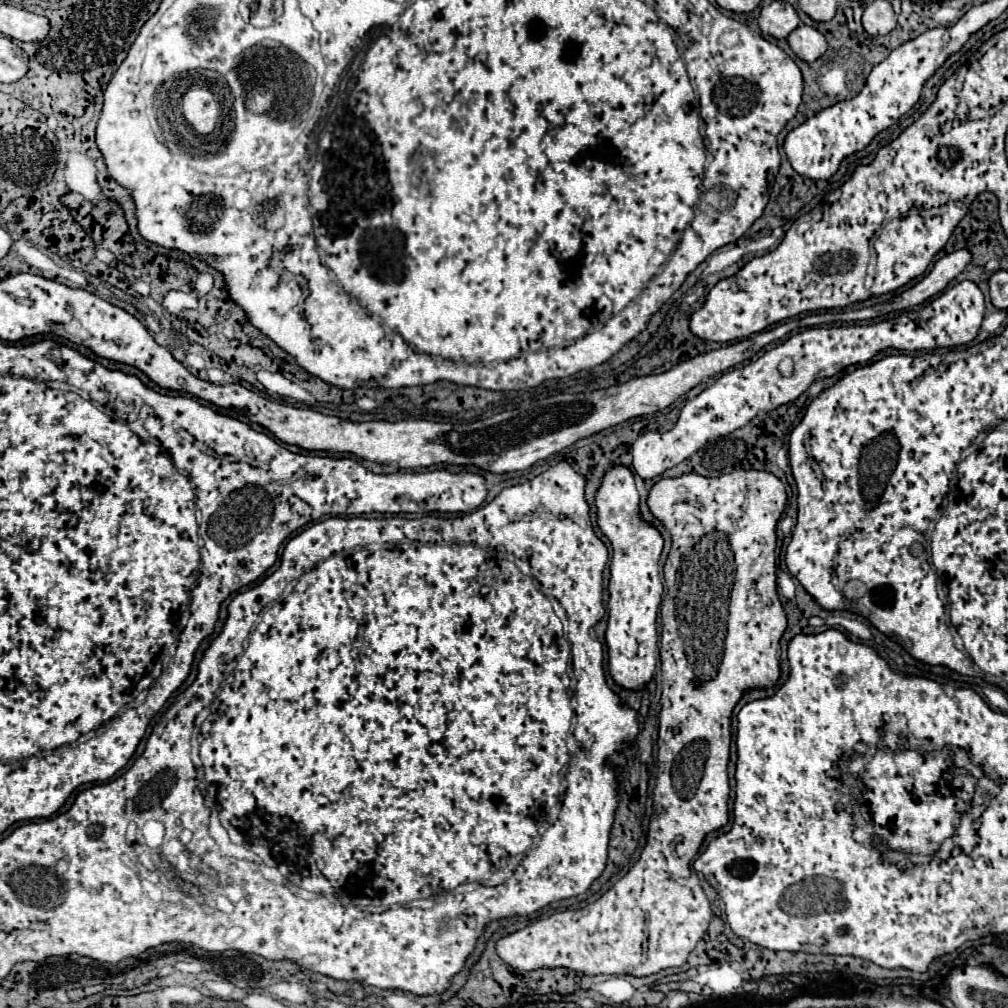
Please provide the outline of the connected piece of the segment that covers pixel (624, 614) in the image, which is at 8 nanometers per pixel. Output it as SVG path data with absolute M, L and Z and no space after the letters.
M617 465L607 471L603 477L601 489L597 491L597 517L601 531L609 537L613 547L611 557L611 579L609 579L609 621L607 621L607 655L609 655L609 669L613 679L627 687L627 689L641 689L655 673L655 651L657 651L657 611L663 595L663 585L659 577L659 557L663 551L663 537L661 533L641 519L639 509L639 493L635 489L633 473Z

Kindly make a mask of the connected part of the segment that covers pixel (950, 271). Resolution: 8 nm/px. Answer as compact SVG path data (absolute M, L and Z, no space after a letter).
M959 249L959 251L953 251L953 253L945 255L945 257L941 257L933 265L933 269L929 271L929 275L925 275L913 287L905 289L899 295L899 301L895 301L891 307L893 309L909 309L909 307L921 305L923 301L927 301L933 295L941 293L967 267L969 261L971 261L969 249Z

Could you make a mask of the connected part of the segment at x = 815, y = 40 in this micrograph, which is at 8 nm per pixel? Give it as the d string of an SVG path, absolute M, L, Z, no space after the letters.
M803 23L787 37L787 43L791 51L807 63L813 63L827 51L825 37L815 27L807 27Z

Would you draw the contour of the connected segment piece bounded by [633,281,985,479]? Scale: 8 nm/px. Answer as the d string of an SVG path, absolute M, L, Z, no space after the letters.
M961 281L961 283L953 285L951 289L947 289L945 293L941 293L939 297L935 297L933 301L929 301L919 311L905 311L903 315L899 315L895 319L879 321L879 323L873 323L873 325L811 327L811 329L805 329L801 333L795 333L785 343L781 343L775 349L771 349L765 355L761 355L757 361L753 361L753 363L749 363L749 365L745 365L741 369L737 367L737 369L721 375L713 385L709 385L705 391L701 391L695 399L687 401L685 407L681 409L677 425L671 431L641 435L635 441L635 449L633 449L633 459L635 459L633 469L639 473L639 477L653 479L653 477L661 475L665 469L671 469L671 467L679 465L683 459L691 457L709 439L729 435L735 429L747 425L759 413L759 409L761 411L773 411L773 409L777 409L777 407L781 407L785 403L791 403L815 379L833 377L833 375L841 373L843 369L847 369L849 365L863 365L863 363L871 361L871 357L877 355L883 349L893 347L893 349L899 349L899 351L931 351L931 349L939 349L939 347L967 345L967 343L971 343L977 337L977 333L981 329L981 323L983 323L983 315L985 315L985 303L983 303L981 289L973 281Z

